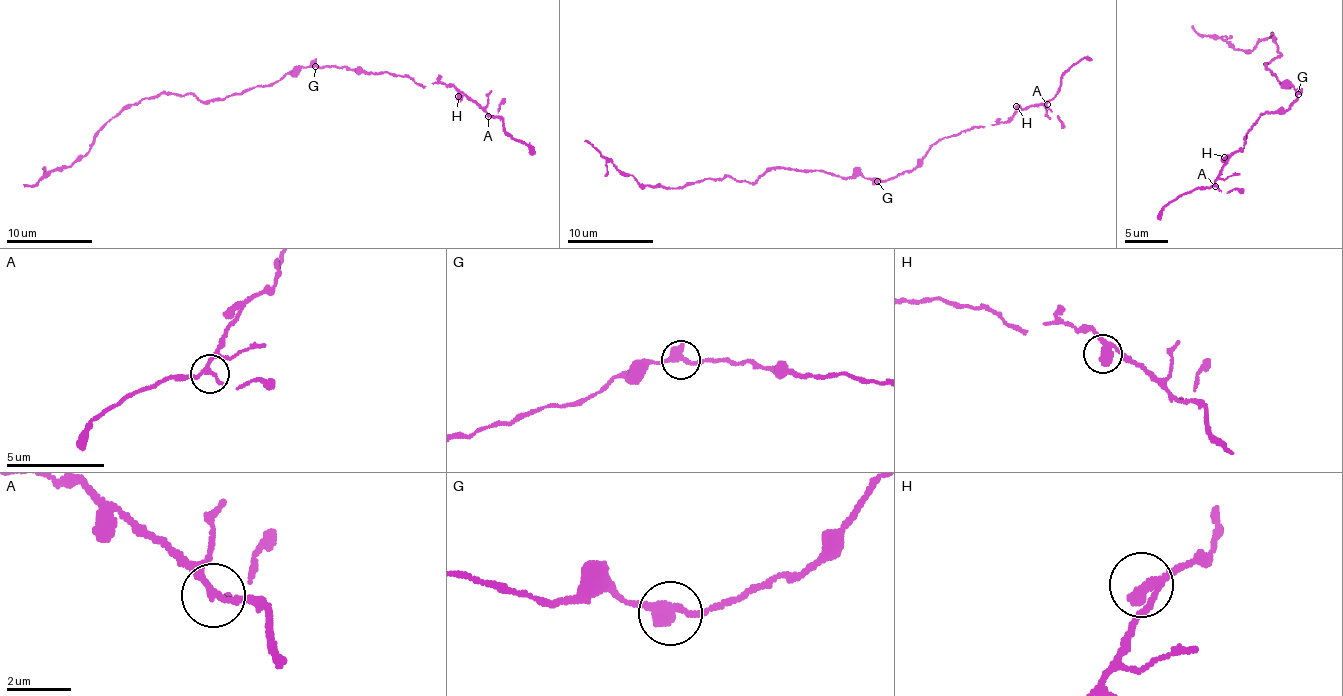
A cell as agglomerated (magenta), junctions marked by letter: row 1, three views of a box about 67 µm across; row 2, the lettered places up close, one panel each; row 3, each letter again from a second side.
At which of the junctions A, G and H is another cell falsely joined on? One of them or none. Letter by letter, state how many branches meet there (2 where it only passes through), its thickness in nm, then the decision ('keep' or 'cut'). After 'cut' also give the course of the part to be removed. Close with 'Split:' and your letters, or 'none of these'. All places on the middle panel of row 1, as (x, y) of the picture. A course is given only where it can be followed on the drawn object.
A: 3 | 180 nm | keep
G: 2 | 400 nm | keep
H: 2 | 360 nm | keep
Split: none of these

